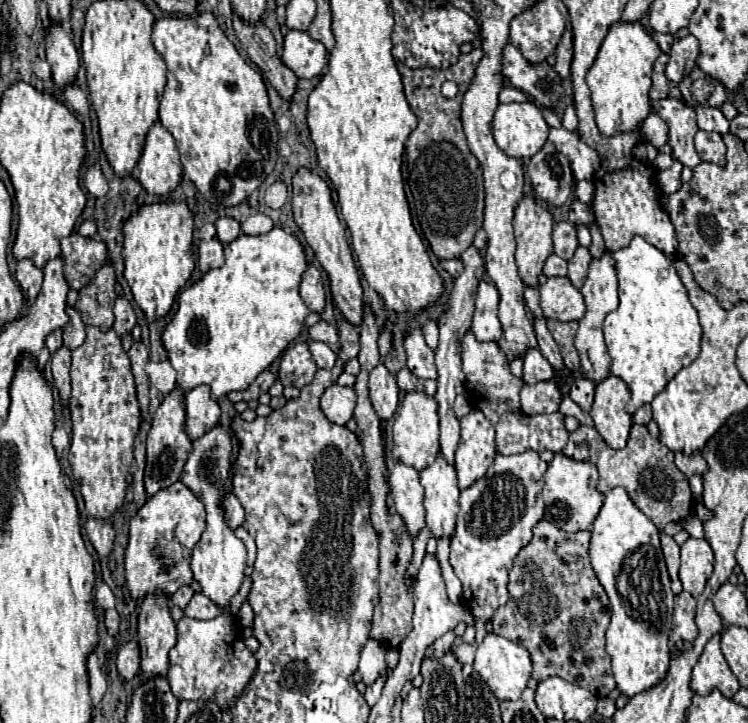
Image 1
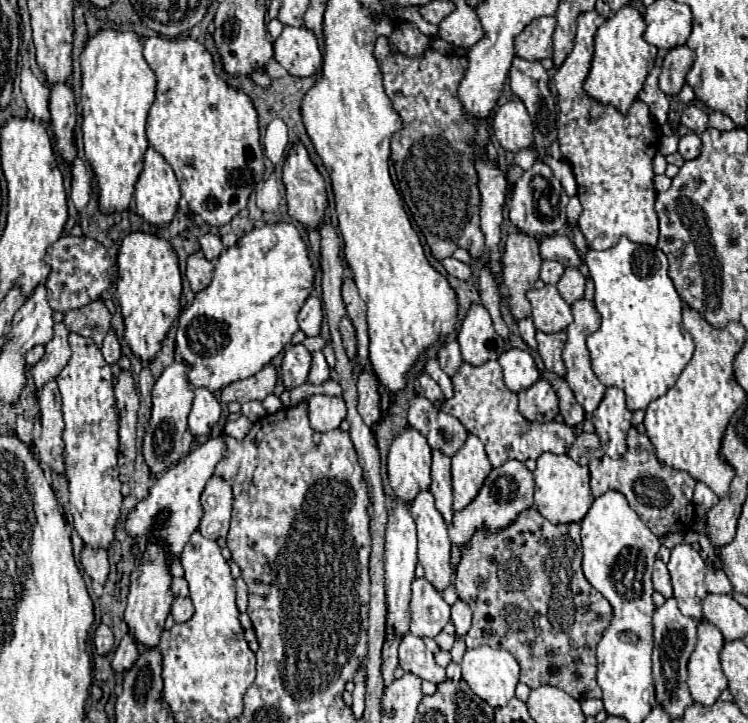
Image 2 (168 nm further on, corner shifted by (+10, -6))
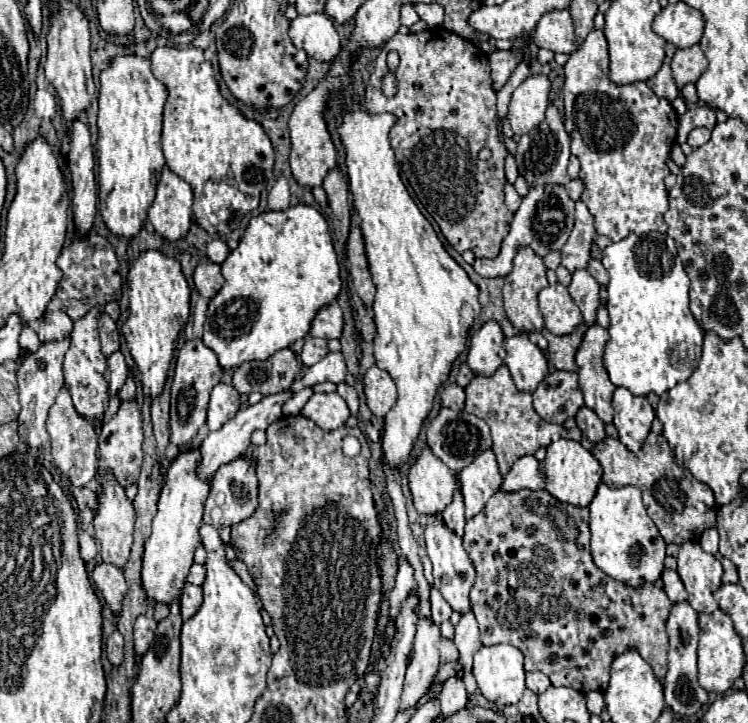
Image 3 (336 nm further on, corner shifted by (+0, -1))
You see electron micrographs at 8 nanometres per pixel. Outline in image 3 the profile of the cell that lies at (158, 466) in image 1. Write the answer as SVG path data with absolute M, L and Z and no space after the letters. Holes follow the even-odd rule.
M200 339L186 341L178 353L174 381L170 389L170 445L184 445L196 437L198 429L206 423L206 405L210 399L210 389L220 383L222 369L214 351L206 349Z

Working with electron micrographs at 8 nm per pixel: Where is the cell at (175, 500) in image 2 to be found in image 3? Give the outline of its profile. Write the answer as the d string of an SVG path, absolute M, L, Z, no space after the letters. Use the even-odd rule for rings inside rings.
M282 391L282 393L276 393L276 395L268 395L264 397L260 403L256 405L250 405L250 407L242 407L234 419L230 419L228 423L224 423L218 431L212 431L206 435L206 439L202 441L200 445L200 461L196 463L196 475L202 479L202 481L210 481L212 475L218 471L220 465L226 465L234 459L238 459L250 445L250 435L254 429L266 429L272 421L276 421L278 417L282 417L282 405L286 403L286 399L290 399L292 393L288 391Z

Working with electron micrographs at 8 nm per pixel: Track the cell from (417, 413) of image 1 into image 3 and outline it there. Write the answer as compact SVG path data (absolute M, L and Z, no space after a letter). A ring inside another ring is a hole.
M422 449L408 469L408 485L418 513L440 513L454 497L454 473L430 451Z

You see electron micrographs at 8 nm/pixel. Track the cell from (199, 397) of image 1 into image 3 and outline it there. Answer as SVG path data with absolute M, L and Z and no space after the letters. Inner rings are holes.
M218 383L212 393L210 393L210 403L208 403L208 421L206 425L210 431L220 429L226 421L230 421L238 409L240 409L240 399L238 391L232 385Z

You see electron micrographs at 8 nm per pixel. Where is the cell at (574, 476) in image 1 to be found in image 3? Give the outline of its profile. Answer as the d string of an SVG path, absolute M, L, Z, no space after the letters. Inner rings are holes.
M558 439L550 443L550 447L546 449L544 475L546 475L546 491L552 497L576 507L588 507L602 481L602 465L582 443L570 439Z

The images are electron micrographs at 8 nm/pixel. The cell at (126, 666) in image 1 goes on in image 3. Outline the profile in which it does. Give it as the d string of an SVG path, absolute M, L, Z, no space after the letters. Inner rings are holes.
M140 615L134 623L134 651L136 655L144 655L154 639L156 621L150 615Z

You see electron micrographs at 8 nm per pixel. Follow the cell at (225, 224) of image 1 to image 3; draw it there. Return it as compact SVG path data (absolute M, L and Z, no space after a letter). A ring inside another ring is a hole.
M218 237L218 239L212 239L208 243L208 259L214 263L222 263L228 257L228 253L230 253L230 249L228 249L224 239Z

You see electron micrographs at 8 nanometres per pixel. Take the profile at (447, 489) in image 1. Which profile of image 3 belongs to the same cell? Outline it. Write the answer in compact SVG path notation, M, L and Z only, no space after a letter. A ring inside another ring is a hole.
M440 513L432 515L432 521L424 529L424 537L426 537L428 557L430 557L432 567L434 567L434 585L438 585L440 593L452 605L454 611L466 613L470 609L468 593L470 593L470 587L474 583L474 565L462 547L462 539L450 527L446 527Z

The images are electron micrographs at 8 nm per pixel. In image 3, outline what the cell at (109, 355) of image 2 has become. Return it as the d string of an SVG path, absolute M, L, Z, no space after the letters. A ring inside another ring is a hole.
M114 351L108 357L108 371L106 371L106 379L110 381L110 395L114 397L116 391L124 385L126 381L126 373L128 373L128 365L124 361L124 355L120 351Z

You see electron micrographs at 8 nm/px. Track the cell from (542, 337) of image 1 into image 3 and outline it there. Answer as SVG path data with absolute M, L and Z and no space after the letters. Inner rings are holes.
M586 405L578 409L578 413L576 413L576 425L580 427L580 431L582 431L582 435L584 435L584 439L588 443L598 443L598 441L602 441L606 437L602 419L592 409L588 409Z

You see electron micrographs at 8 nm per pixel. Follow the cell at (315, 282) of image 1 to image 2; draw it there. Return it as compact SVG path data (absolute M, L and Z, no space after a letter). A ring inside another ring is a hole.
M310 296L306 300L306 304L302 306L300 314L298 314L298 324L300 324L300 330L306 334L306 336L318 336L320 334L320 326L322 326L322 302L318 296Z

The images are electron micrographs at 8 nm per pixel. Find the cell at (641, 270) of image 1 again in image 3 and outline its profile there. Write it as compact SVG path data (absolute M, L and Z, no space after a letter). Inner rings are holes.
M630 233L626 239L608 245L602 251L602 265L610 275L608 281L608 313L610 313L610 339L604 347L604 367L616 387L626 387L634 395L646 397L648 393L662 395L676 383L686 381L696 369L702 353L704 329L696 323L688 307L690 279L678 257L674 241L664 233L648 233L636 237Z

